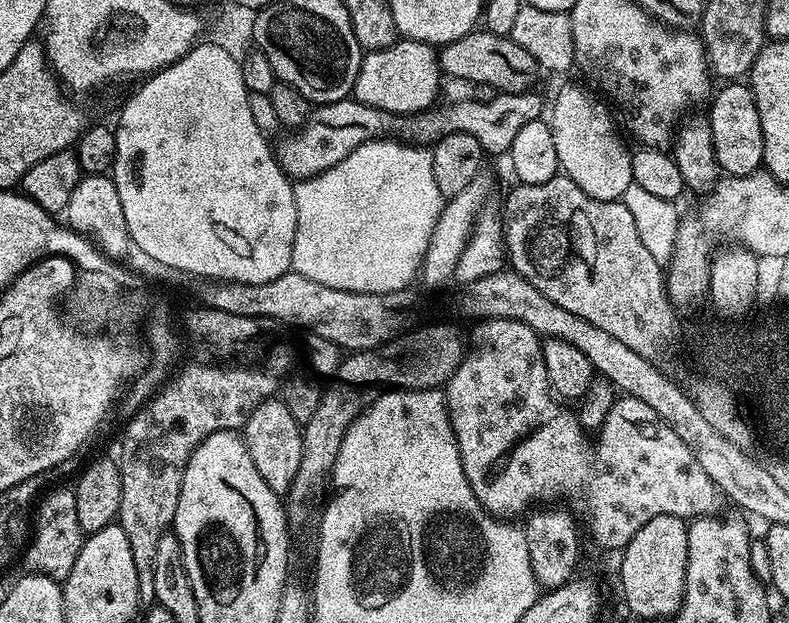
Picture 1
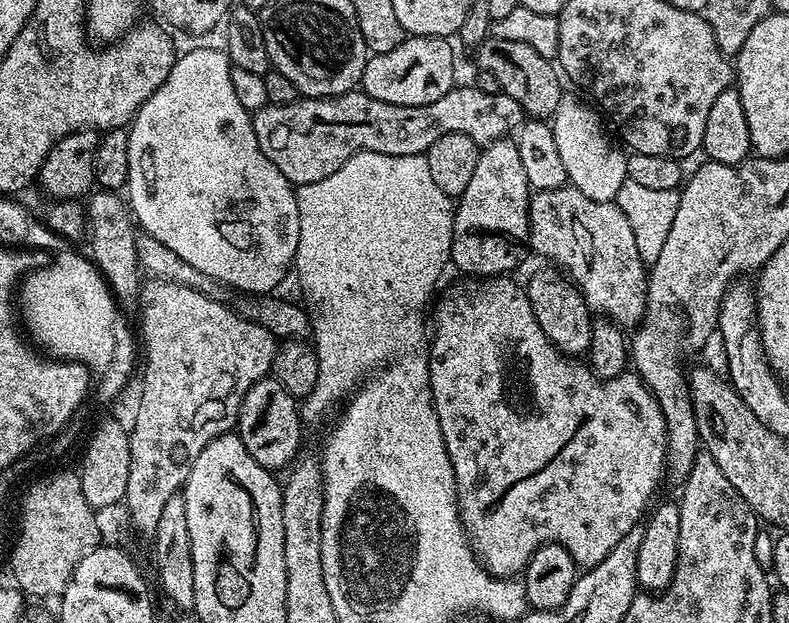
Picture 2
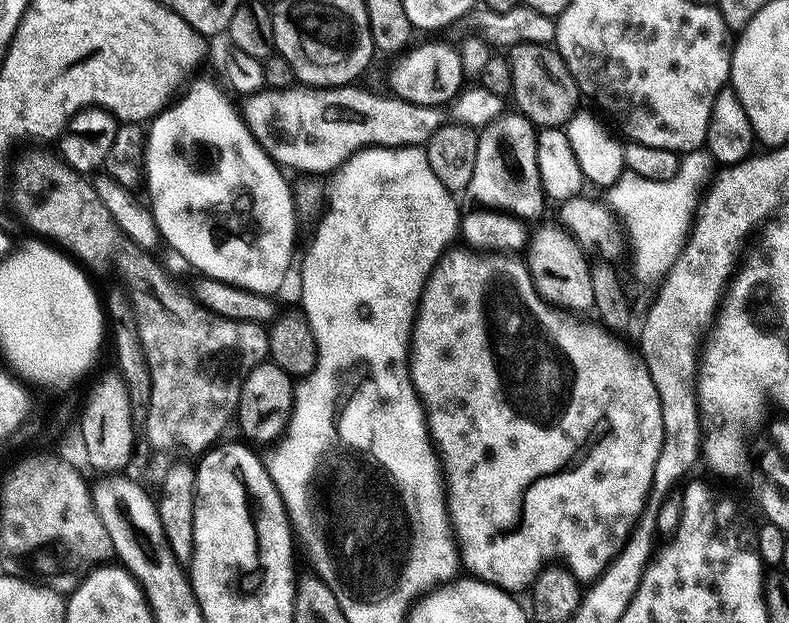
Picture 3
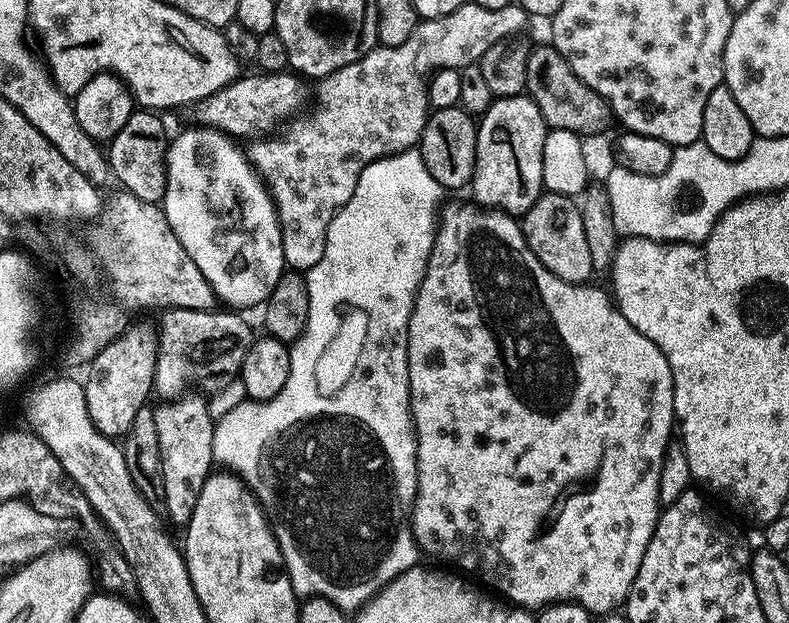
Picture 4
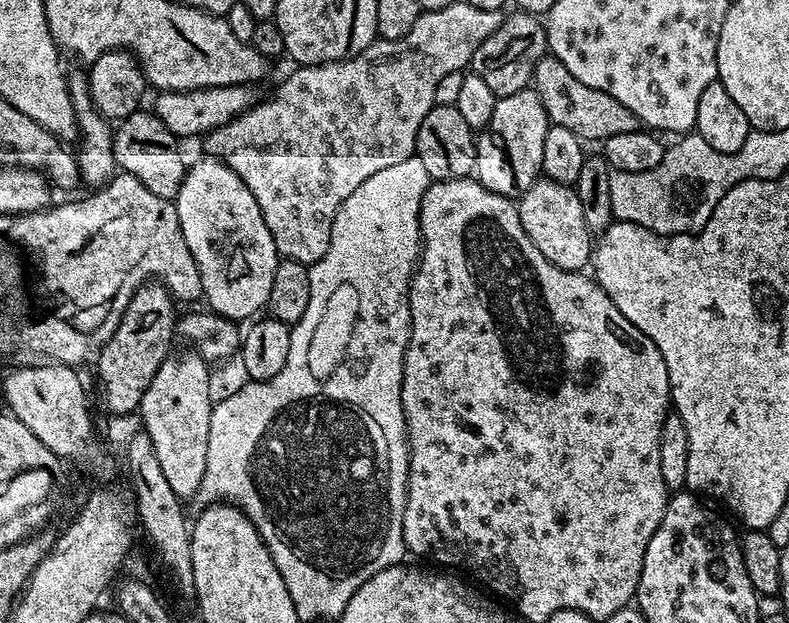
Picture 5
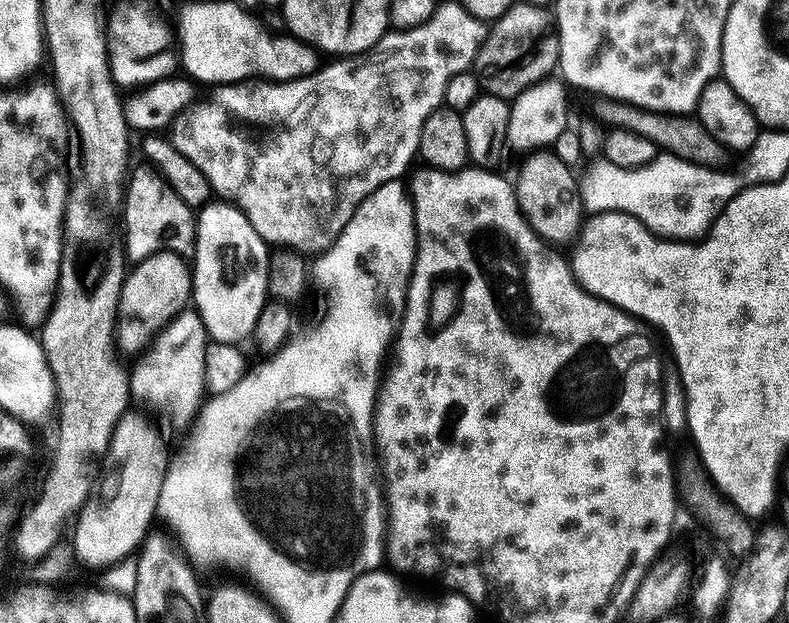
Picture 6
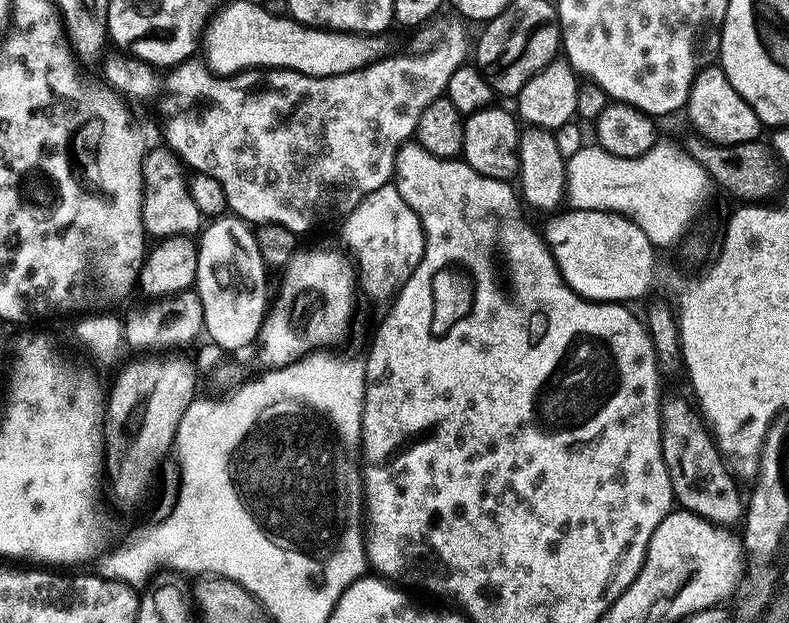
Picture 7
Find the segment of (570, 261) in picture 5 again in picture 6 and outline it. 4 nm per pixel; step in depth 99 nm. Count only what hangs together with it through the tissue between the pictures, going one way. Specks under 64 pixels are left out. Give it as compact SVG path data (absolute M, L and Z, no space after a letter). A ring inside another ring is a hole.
M536 150L525 155L521 160L524 161L520 164L520 173L517 174L516 180L514 179L514 187L516 189L516 201L526 223L531 226L532 231L541 240L549 245L560 246L556 244L564 244L567 240L569 242L575 241L586 216L585 206L580 201L580 185L577 173L572 173L575 171L566 162L562 162L562 158L558 158L555 151L552 150Z

